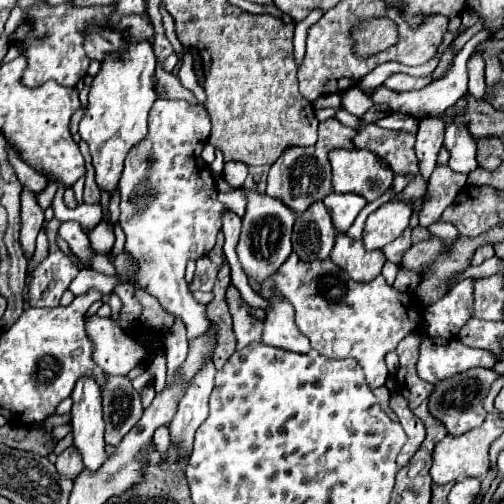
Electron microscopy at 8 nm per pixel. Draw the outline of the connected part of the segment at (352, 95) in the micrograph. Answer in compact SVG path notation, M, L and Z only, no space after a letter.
M353 86L342 93L341 105L350 114L361 117L373 106L373 102L358 86Z

